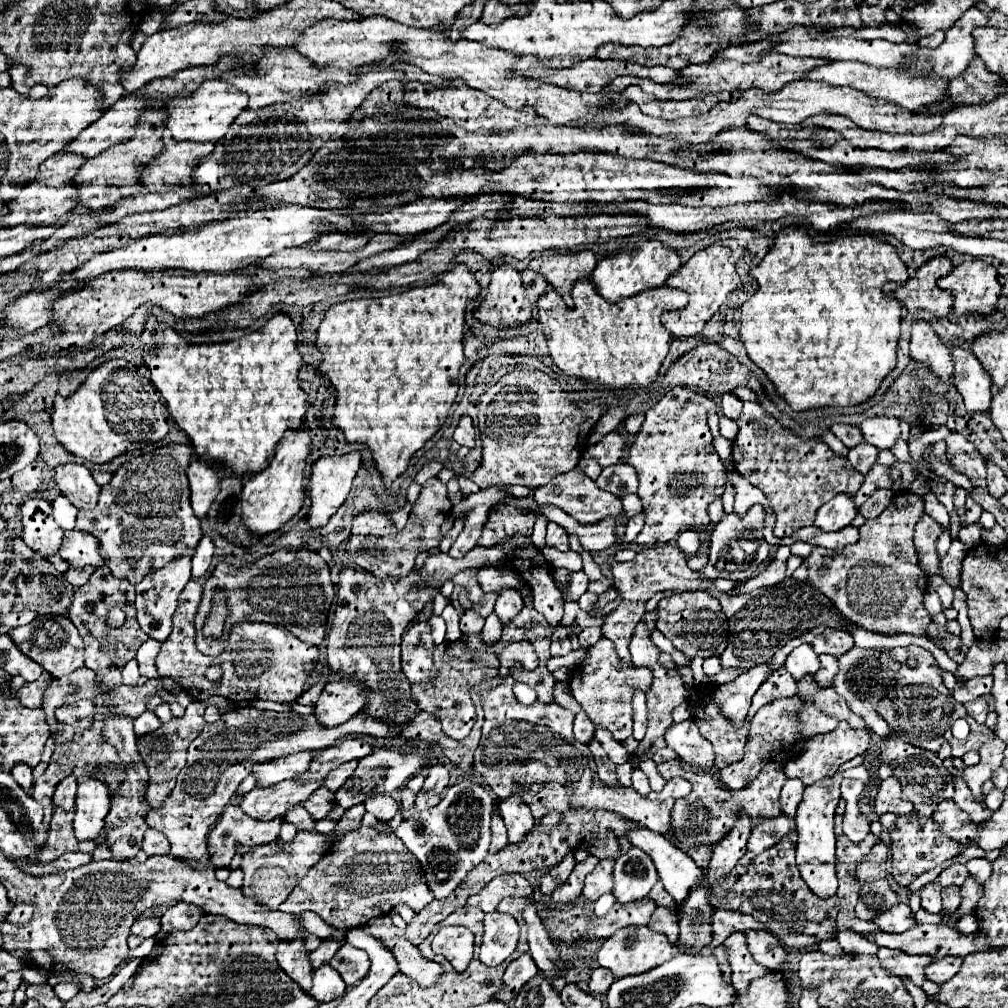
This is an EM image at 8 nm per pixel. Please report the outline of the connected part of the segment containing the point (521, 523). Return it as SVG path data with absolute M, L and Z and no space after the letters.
M495 505L489 511L489 521L483 527L483 535L479 539L479 545L497 545L499 541L515 535L515 533L523 533L523 535L531 535L533 533L533 525L535 525L537 515L535 513L525 513L517 507L511 505Z

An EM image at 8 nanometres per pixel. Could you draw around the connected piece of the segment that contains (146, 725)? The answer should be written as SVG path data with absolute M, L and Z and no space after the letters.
M145 711L145 713L141 713L139 717L133 719L133 727L135 727L137 735L153 733L155 729L159 729L159 725L161 725L161 721L157 719L157 715L153 711Z

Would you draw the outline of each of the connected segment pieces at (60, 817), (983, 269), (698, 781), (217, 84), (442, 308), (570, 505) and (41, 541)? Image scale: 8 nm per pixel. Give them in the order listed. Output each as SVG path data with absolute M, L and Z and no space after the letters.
M53 805L53 817L51 817L51 829L49 839L41 851L39 863L47 863L63 855L65 851L81 853L93 853L96 842L93 840L77 841L73 833L73 817L75 811L65 811L59 805Z
M981 259L953 267L953 271L947 277L941 277L937 285L951 291L955 299L953 311L957 315L989 313L1001 295L997 269Z
M681 759L667 761L667 763L659 765L657 769L665 779L683 777L683 779L691 781L691 785L693 785L693 791L687 797L675 801L673 811L671 811L673 829L667 833L669 841L683 853L687 853L689 849L695 849L699 845L715 847L733 829L733 825L741 819L741 815L747 815L753 825L759 825L767 819L775 819L781 815L779 793L783 787L783 781L785 781L785 773L779 765L775 765L775 761L767 763L765 769L753 779L753 783L749 783L747 787L737 789L737 791L725 789L725 785L721 785L709 771L685 769Z
M203 81L193 93L177 93L165 107L165 127L173 133L175 141L199 141L215 143L227 135L229 125L247 107L247 95L225 81Z
M453 263L453 269L447 271L439 285L411 287L409 291L377 299L343 301L325 311L317 329L315 347L323 353L321 373L327 375L337 391L333 423L343 429L347 441L365 443L373 451L373 459L385 485L391 485L391 481L407 469L413 453L421 449L447 419L459 389L459 367L465 361L461 341L465 335L467 301L475 299L479 293L481 287L469 267L465 263Z
M579 467L562 473L555 477L552 481L549 481L547 485L535 489L535 501L541 503L541 505L557 505L561 507L563 511L567 511L573 519L577 519L579 523L597 523L601 521L603 517L615 517L617 519L617 543L623 543L623 533L625 533L625 519L621 519L621 513L623 513L623 505L621 505L621 497L609 493L609 491L603 491L597 487L597 483L588 477L581 471Z
M29 497L21 505L21 539L39 555L49 557L57 553L65 531L53 521L51 503L45 499Z

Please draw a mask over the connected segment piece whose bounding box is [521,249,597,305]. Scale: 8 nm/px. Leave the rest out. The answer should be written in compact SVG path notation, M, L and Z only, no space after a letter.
M585 249L577 253L561 253L561 251L545 251L543 255L529 261L529 267L521 271L523 285L533 281L533 273L543 273L547 283L553 285L559 295L563 295L565 303L571 305L571 289L579 277L589 277L591 269L595 269L595 253Z

